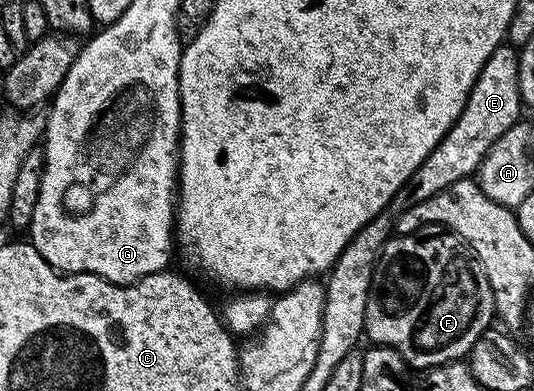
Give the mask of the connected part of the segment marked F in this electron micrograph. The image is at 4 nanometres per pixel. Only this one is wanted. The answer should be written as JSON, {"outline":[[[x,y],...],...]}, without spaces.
{"outline":[[[415,233],[413,235],[398,235],[391,237],[384,245],[380,261],[374,270],[374,280],[372,281],[372,289],[368,293],[368,313],[366,314],[366,334],[365,338],[371,344],[380,347],[391,347],[396,349],[396,353],[400,353],[400,357],[404,357],[404,361],[412,369],[429,369],[432,367],[442,367],[446,363],[462,361],[469,356],[472,345],[476,341],[476,337],[480,337],[480,333],[484,333],[487,327],[495,322],[494,314],[494,298],[492,297],[492,289],[488,285],[488,277],[484,273],[484,269],[478,264],[474,258],[473,251],[453,233],[438,233],[442,235],[426,235]]]}

